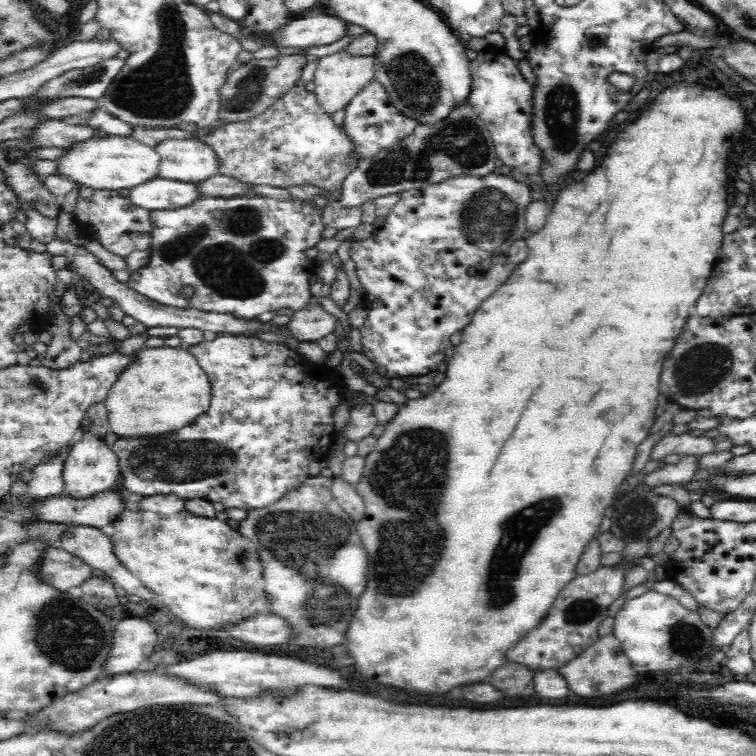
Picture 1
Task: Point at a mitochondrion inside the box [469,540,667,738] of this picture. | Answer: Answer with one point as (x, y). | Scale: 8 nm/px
(581, 611)

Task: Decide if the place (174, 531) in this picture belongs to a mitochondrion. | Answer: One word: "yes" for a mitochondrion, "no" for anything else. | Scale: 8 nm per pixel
no

